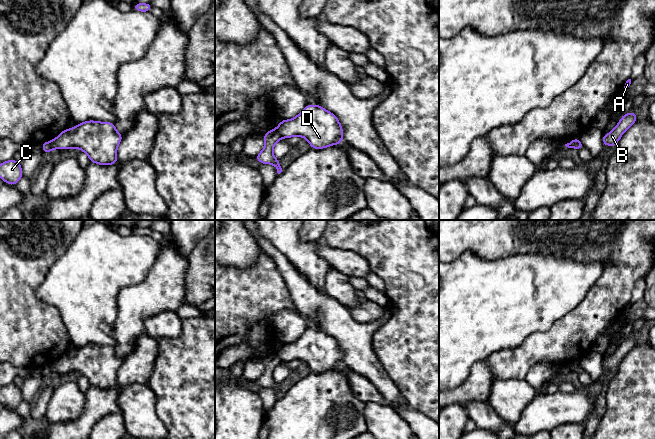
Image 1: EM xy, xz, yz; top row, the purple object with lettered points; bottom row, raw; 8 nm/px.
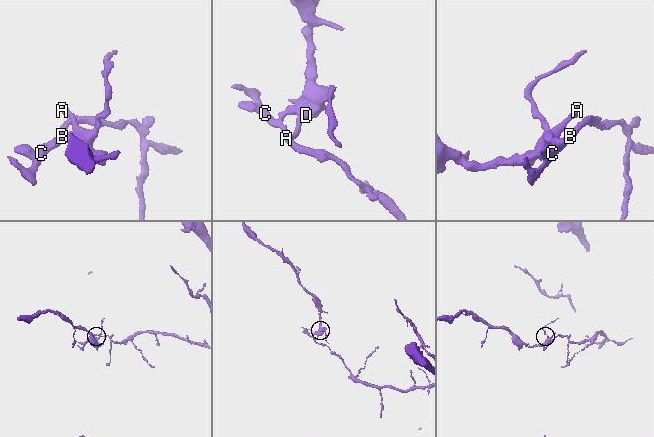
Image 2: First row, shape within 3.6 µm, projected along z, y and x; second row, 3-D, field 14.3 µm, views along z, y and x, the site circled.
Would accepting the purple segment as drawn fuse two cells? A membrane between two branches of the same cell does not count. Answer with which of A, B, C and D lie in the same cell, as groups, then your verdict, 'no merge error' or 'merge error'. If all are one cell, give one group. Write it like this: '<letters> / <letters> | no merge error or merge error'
A D / B C | merge error

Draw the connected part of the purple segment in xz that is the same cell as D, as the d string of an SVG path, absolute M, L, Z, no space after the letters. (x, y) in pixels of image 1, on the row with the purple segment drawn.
M306 105L295 118L280 121L277 130L282 138L306 138L312 149L343 142L343 128L338 118L320 105Z

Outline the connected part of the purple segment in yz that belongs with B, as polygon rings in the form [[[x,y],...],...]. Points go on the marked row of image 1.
[[[635,111],[624,114],[616,127],[608,134],[603,135],[602,143],[606,146],[615,146],[620,140],[623,133],[629,129],[637,121],[637,113]]]

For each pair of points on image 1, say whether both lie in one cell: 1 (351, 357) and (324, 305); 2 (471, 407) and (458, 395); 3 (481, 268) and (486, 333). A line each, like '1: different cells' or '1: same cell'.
1: same cell
2: different cells
3: same cell

